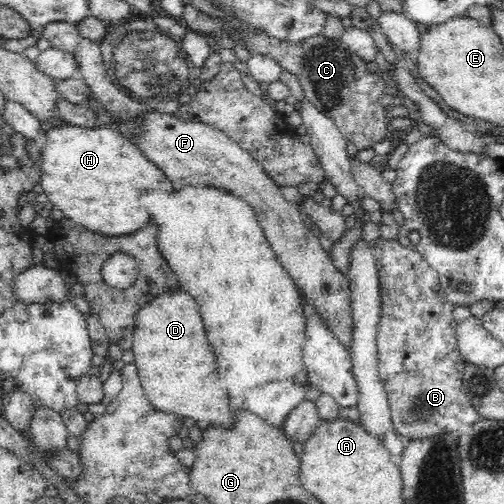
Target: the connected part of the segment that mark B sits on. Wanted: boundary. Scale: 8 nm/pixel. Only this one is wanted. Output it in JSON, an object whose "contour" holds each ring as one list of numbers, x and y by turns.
{"contour":[[381,236,372,242,373,255,376,257,377,270,379,273,380,280,380,297,381,297,381,318,378,322,377,331,377,359,378,359,378,370,379,379,384,385,384,390,388,395,389,408,391,411,391,422,393,430,396,431,403,440,410,439,425,439,433,437,442,433,456,433,460,436,464,434,472,425,477,424,481,417,477,414,474,406,468,400,466,393,463,389,463,378,465,360,462,358,459,352,457,344,457,324,454,319,454,310,456,305,452,305,446,297,446,292,441,286,439,281,439,273,433,270,429,262,422,257,419,252,406,247,406,245,400,244,398,239,383,239]]}

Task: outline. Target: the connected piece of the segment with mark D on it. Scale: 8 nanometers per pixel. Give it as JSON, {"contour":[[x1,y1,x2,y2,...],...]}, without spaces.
{"contour":[[180,289,159,295,137,313,131,352,146,398,158,411,192,418,196,423,202,420,220,424,224,429,233,427,229,402,212,402,223,394,218,388,216,358,207,340,200,307,188,293]]}

